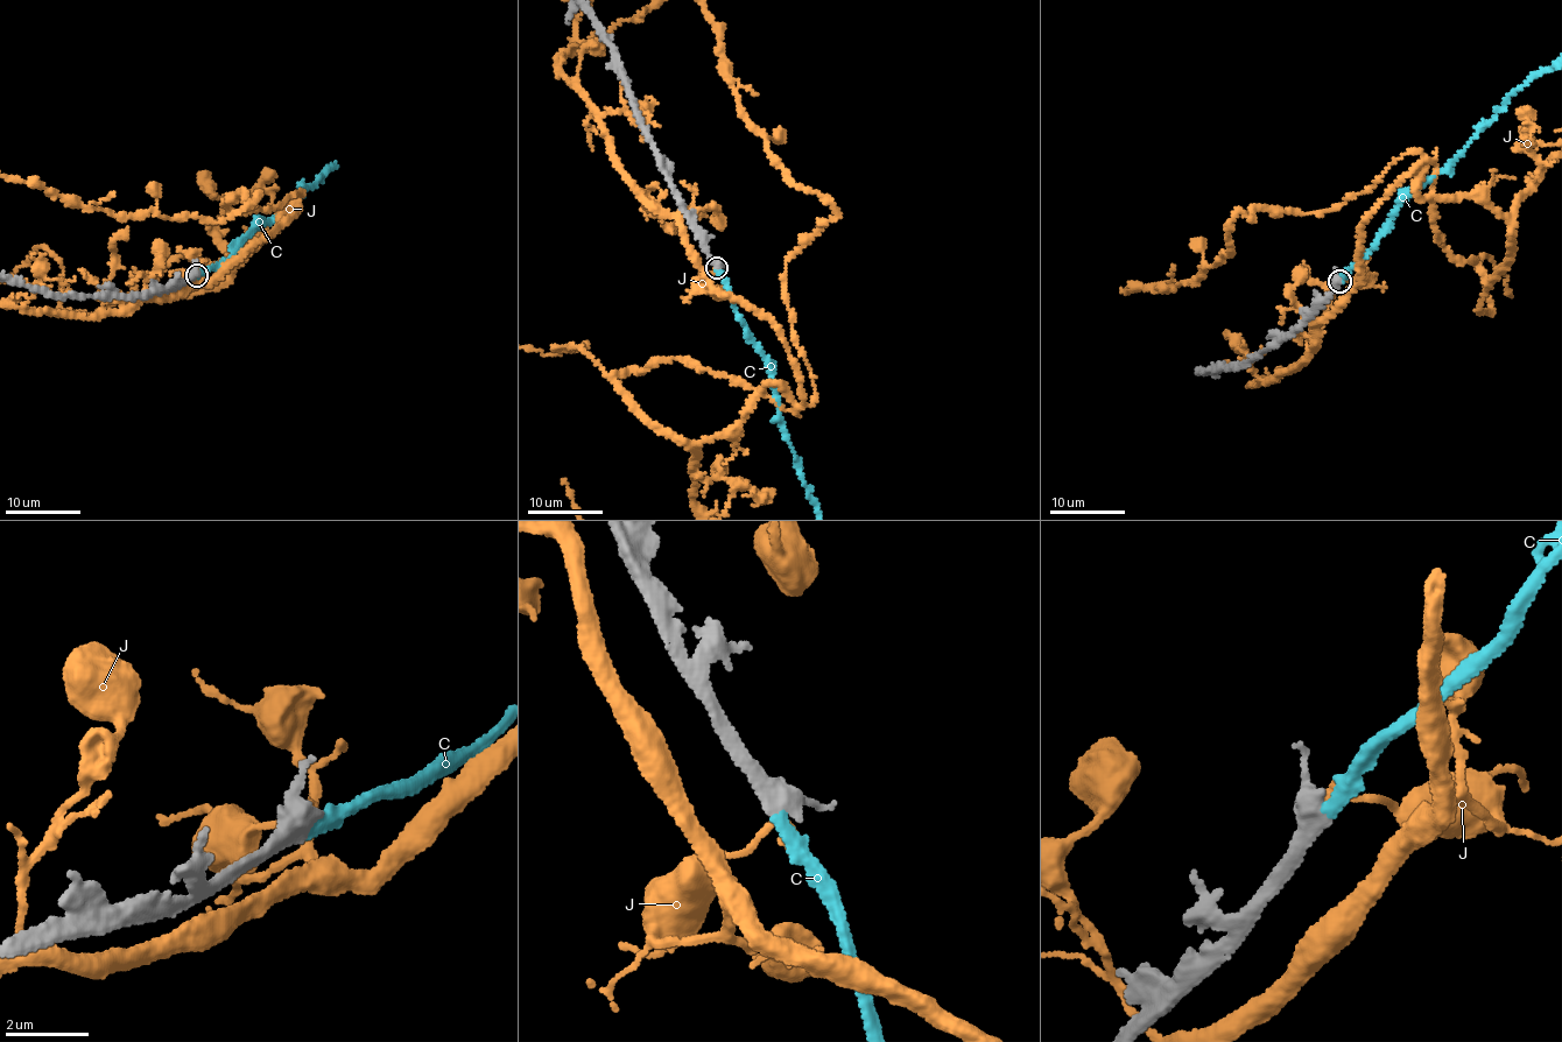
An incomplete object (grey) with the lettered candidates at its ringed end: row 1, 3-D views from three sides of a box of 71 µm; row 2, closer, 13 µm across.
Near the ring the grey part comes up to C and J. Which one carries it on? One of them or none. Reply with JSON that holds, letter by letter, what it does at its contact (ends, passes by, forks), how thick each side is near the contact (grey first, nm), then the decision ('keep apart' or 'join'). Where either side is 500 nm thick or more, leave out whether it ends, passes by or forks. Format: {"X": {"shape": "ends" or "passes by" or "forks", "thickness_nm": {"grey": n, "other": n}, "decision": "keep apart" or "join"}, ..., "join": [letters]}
{"C": {"shape": "ends", "thickness_nm": {"grey": 440, "other": 280}, "decision": "join"}, "J": {"shape": "ends", "thickness_nm": {"grey": 440, "other": 240}, "decision": "keep apart"}, "join": ["C"]}

